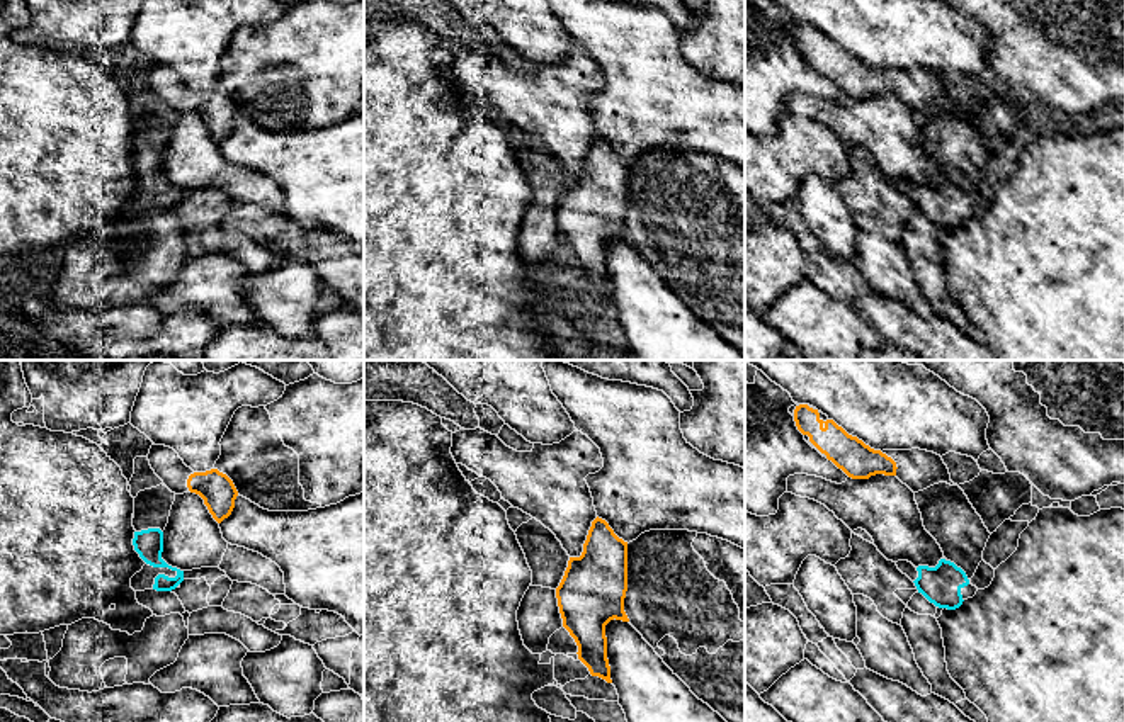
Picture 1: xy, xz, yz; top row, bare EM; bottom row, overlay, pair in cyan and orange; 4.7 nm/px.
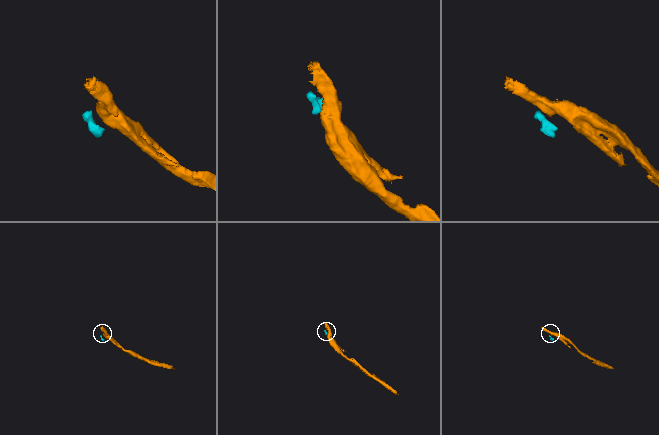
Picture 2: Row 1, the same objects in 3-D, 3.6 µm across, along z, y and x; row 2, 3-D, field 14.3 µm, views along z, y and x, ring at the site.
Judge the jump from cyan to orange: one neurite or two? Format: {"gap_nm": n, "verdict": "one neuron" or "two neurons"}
{"gap_nm": 240, "verdict": "two neurons"}

